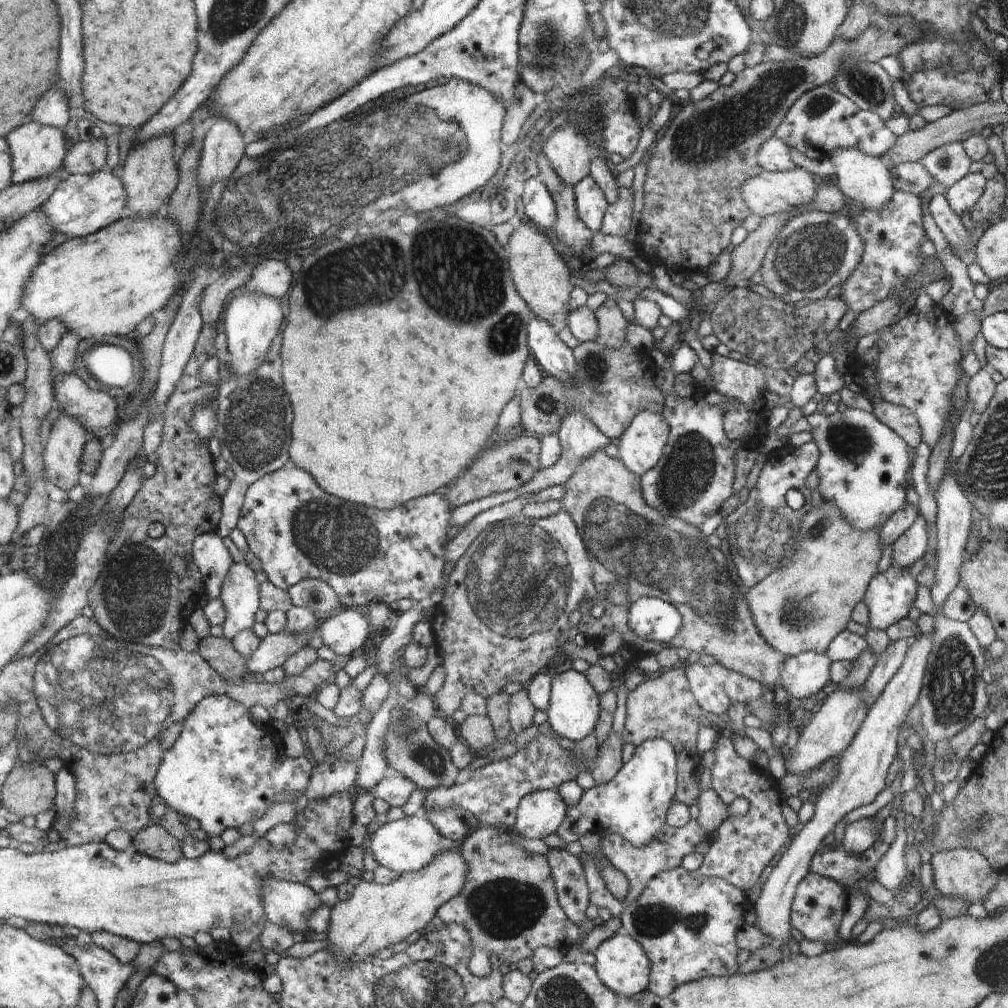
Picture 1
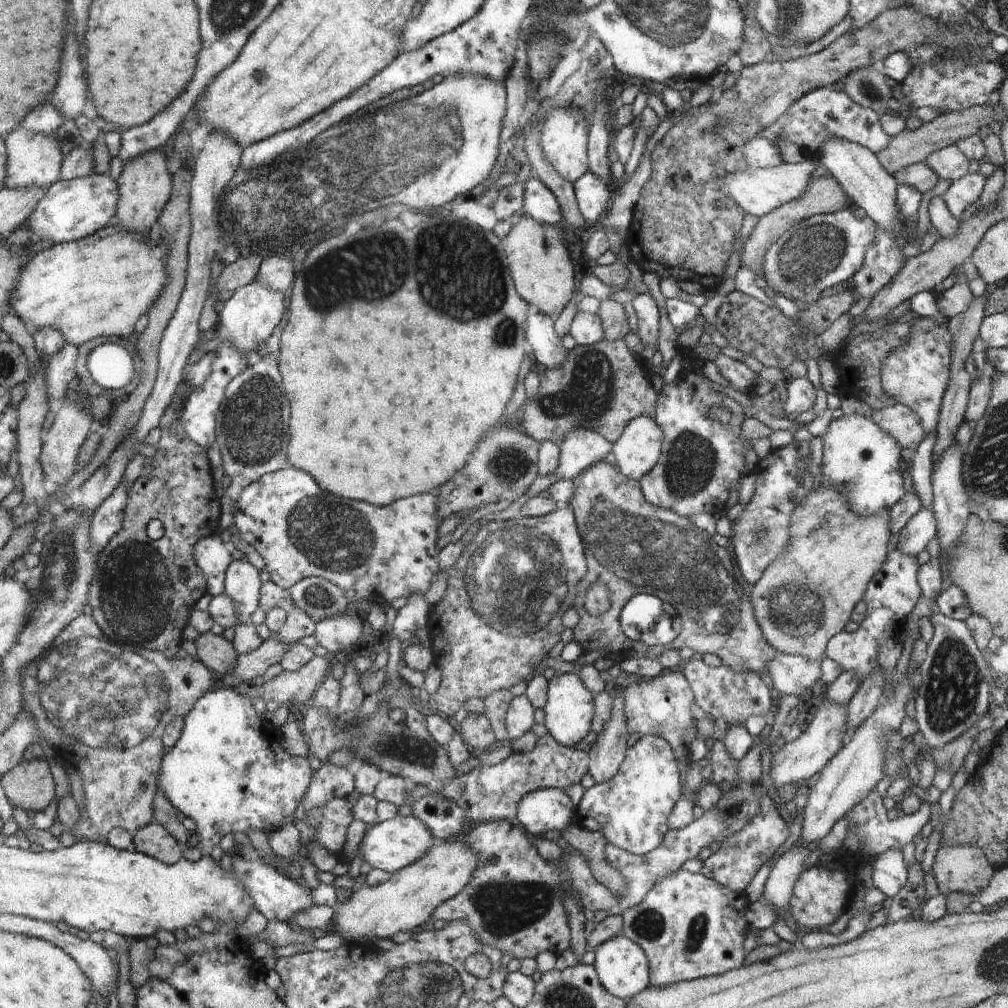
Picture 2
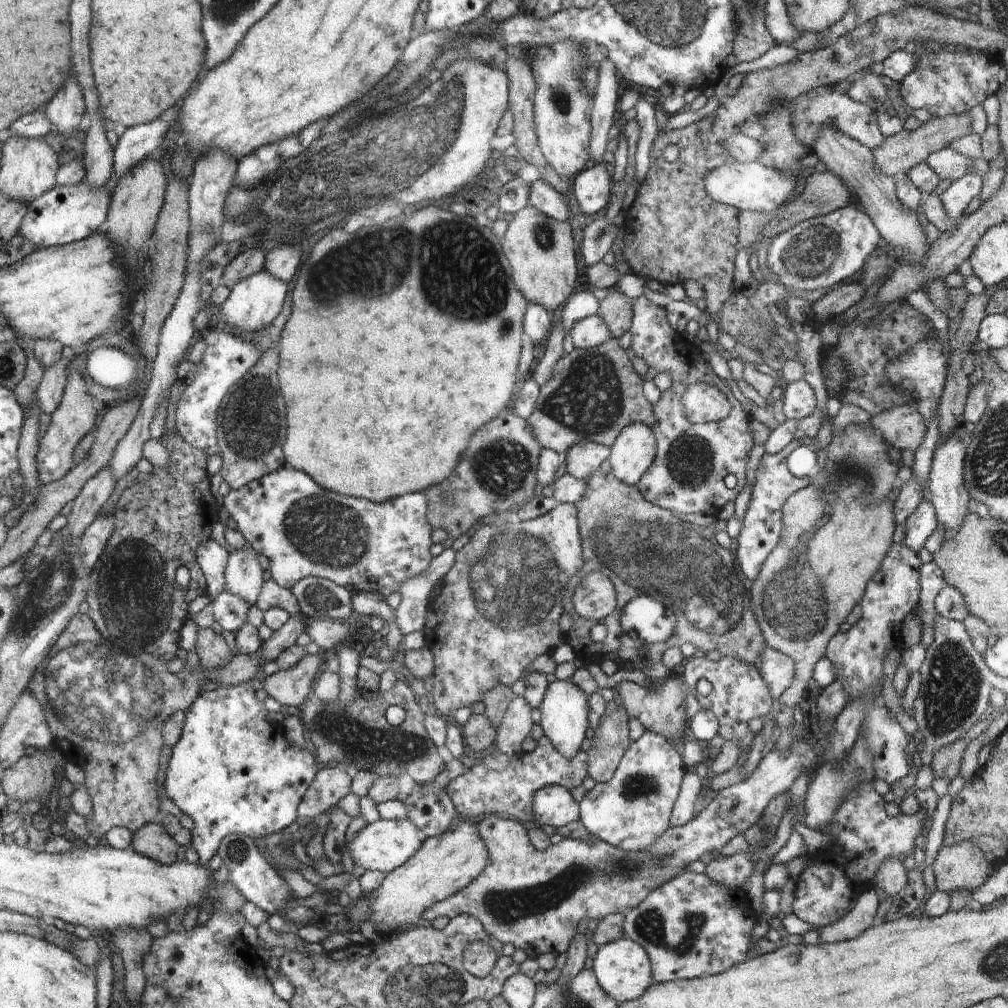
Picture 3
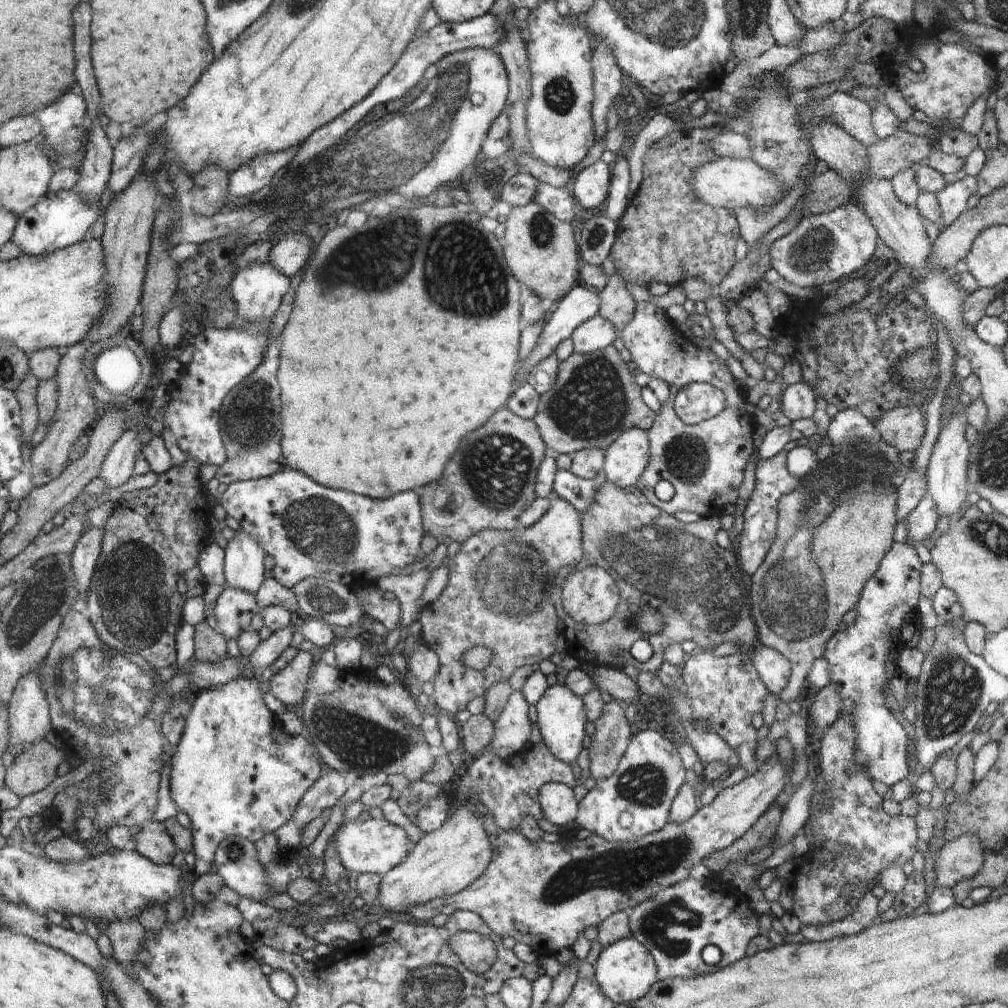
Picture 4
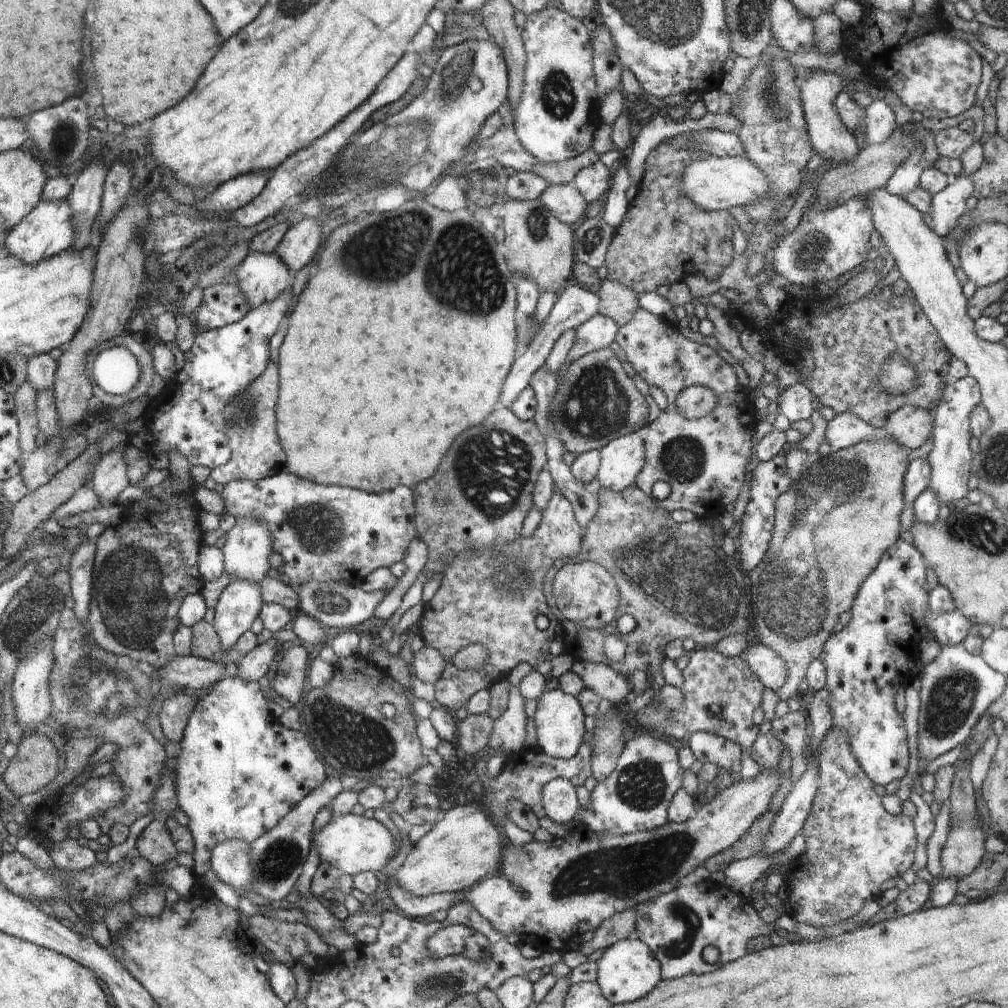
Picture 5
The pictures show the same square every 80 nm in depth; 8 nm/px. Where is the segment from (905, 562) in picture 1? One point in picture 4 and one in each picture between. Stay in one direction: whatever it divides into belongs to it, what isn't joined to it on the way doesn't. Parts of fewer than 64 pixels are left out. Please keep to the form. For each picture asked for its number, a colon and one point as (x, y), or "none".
2: (922, 527)
3: (920, 524)
4: (922, 521)

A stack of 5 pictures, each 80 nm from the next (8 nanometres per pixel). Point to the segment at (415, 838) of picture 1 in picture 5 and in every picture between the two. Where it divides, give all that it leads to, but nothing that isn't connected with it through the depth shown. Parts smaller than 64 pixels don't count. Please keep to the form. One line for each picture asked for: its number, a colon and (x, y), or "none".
2: (390, 845)
3: (386, 844)
4: (374, 846)
5: (352, 844)

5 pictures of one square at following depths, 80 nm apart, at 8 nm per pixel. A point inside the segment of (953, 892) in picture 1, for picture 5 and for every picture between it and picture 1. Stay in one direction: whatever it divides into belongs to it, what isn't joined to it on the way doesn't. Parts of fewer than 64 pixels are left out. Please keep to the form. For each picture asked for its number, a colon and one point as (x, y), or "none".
2: (962, 868)
3: (963, 866)
4: (960, 859)
5: (964, 848)

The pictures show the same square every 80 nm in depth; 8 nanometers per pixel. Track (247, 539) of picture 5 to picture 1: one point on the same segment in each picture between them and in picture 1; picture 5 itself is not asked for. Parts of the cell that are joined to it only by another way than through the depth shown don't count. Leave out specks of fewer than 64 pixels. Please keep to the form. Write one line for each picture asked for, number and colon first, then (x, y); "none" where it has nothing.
1: (240, 591)
2: (242, 582)
3: (243, 574)
4: (244, 568)

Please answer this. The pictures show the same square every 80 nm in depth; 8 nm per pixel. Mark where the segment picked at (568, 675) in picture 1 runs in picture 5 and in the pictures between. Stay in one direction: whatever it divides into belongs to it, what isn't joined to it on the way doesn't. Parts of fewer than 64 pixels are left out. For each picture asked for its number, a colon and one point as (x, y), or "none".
2: (569, 710)
3: (564, 710)
4: (561, 717)
5: (559, 719)

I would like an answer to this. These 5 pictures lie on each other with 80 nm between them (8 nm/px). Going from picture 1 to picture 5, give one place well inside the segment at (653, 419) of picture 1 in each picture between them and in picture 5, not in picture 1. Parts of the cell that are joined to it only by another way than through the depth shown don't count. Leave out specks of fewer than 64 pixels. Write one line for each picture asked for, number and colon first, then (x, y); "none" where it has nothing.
2: (638, 450)
3: (633, 453)
4: (625, 460)
5: (621, 460)

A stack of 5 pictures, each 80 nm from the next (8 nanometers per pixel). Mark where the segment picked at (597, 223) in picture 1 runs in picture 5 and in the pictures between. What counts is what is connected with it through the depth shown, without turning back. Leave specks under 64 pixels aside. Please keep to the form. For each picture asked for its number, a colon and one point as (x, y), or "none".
2: (593, 198)
3: (592, 188)
4: (591, 188)
5: (594, 181)

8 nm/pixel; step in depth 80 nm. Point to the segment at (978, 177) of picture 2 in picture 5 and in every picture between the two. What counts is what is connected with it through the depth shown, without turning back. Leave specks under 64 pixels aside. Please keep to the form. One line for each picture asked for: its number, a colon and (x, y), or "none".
3: (957, 196)
4: (952, 199)
5: (947, 206)

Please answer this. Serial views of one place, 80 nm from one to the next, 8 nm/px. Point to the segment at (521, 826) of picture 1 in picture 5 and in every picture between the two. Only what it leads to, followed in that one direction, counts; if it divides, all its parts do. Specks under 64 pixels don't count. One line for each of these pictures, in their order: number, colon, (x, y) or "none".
2: (548, 809)
3: (554, 805)
4: (558, 804)
5: (560, 804)

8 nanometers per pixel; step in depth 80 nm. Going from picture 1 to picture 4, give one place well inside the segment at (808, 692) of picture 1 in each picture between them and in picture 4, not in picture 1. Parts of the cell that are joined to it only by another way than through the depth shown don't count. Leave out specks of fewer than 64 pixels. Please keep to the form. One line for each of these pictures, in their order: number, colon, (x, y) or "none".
2: (787, 674)
3: (777, 669)
4: (773, 669)

